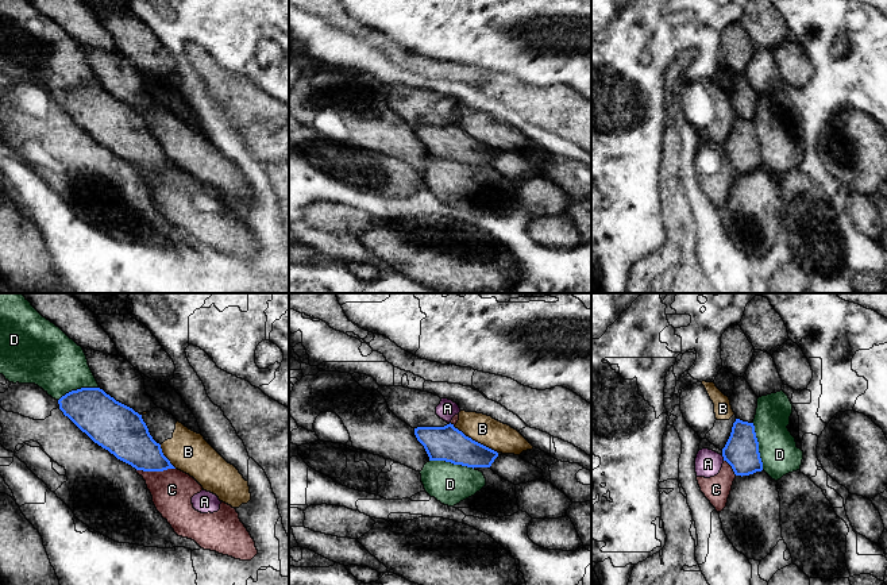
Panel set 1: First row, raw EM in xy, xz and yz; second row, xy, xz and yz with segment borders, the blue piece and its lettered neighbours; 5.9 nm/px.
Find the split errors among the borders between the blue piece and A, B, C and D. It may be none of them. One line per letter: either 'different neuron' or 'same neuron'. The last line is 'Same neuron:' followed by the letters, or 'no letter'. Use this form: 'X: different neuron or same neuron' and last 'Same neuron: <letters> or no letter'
A: different neuron
B: different neuron
C: different neuron
D: different neuron
Same neuron: no letter

